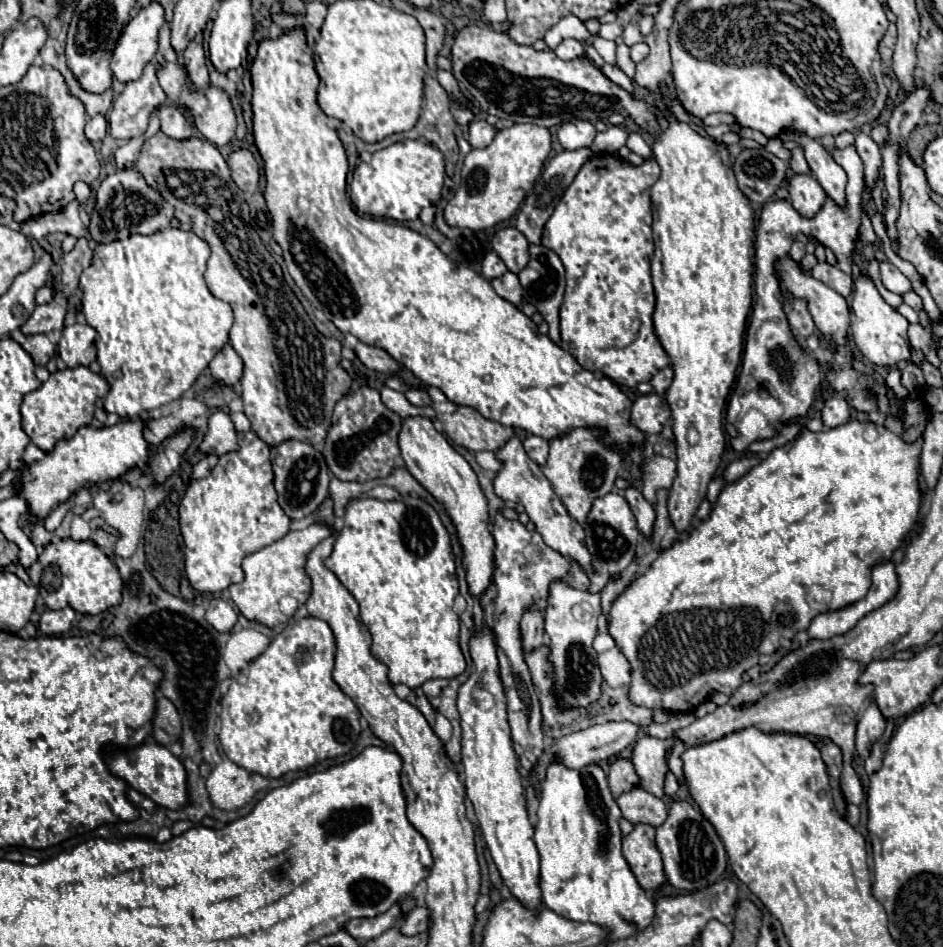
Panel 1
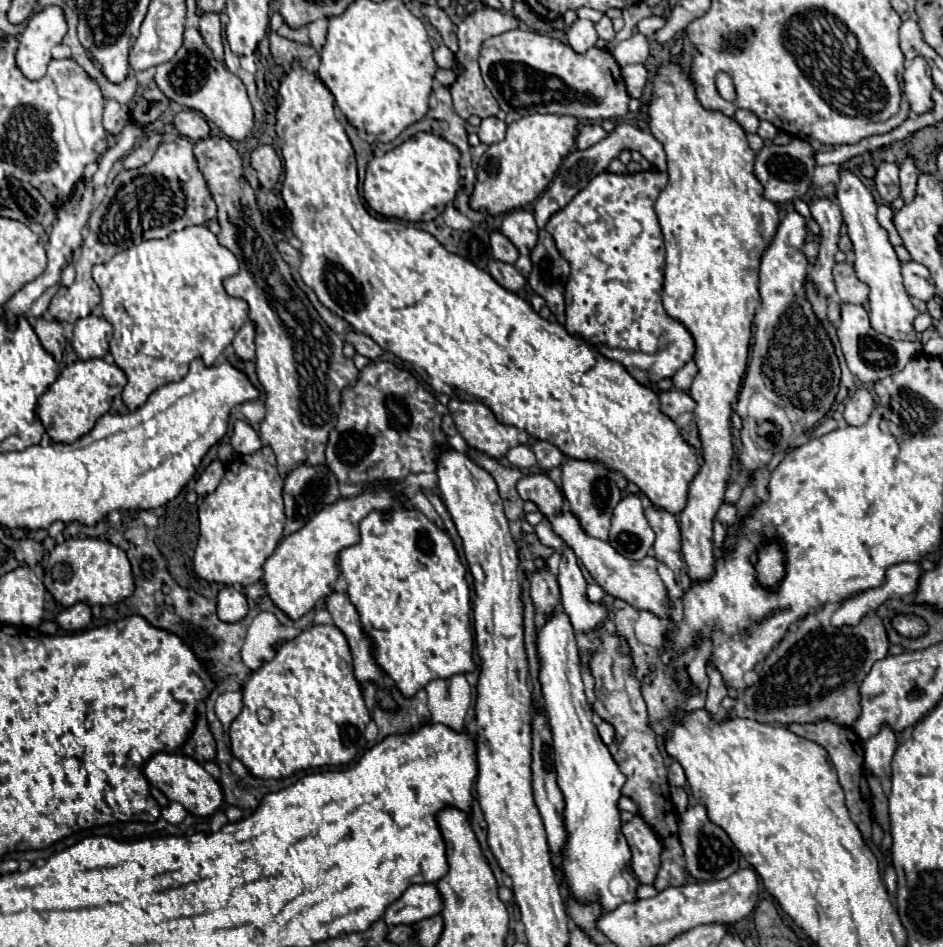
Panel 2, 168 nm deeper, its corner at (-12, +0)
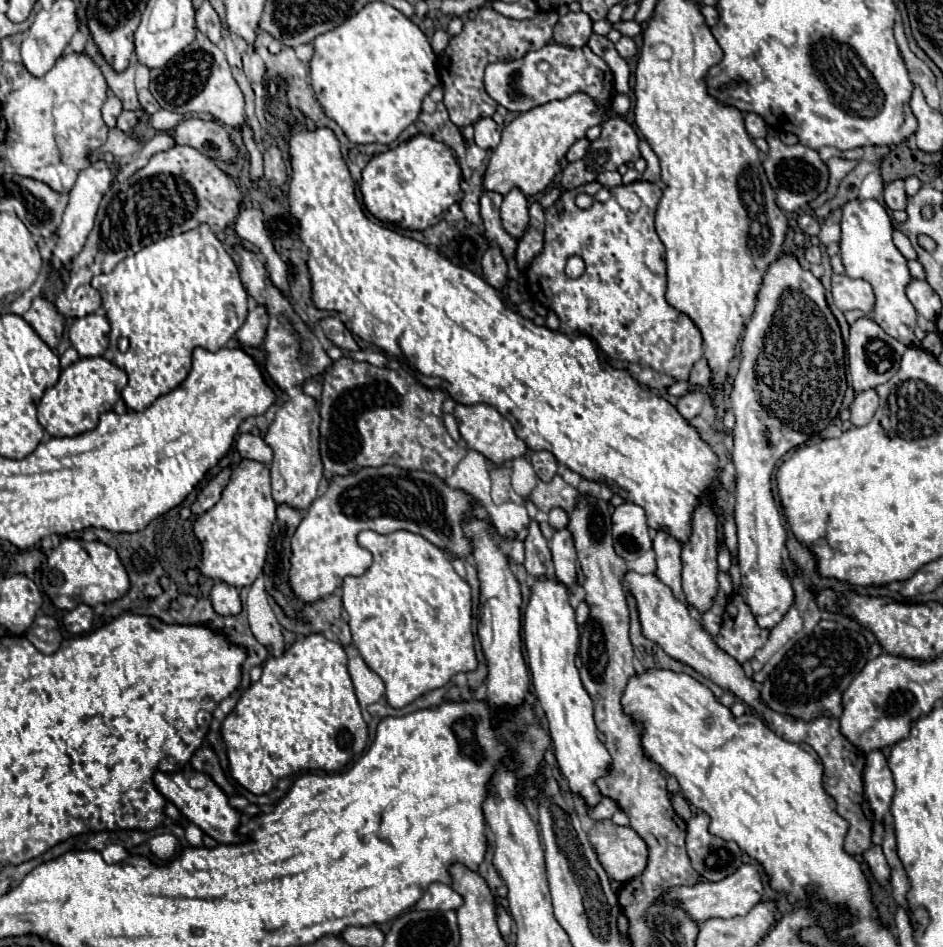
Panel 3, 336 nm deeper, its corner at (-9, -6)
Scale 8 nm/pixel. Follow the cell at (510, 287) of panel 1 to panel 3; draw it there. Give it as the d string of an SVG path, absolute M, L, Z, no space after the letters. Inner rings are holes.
M492 245L490 249L486 249L486 253L482 257L482 271L484 271L486 283L490 283L494 289L502 289L506 285L508 267L506 267L506 259L504 259L500 247Z

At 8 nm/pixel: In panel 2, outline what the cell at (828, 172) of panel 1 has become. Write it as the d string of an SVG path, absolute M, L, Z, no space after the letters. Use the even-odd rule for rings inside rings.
M839 171L839 183L837 183L837 195L835 195L843 221L847 223L849 237L853 241L853 253L855 253L855 273L857 277L869 285L869 317L871 327L887 335L895 341L917 341L917 333L913 327L913 319L919 315L919 311L913 307L911 297L907 295L903 287L901 277L901 263L889 243L889 237L885 229L877 223L877 203L871 195L871 191L861 183L861 179L853 171Z

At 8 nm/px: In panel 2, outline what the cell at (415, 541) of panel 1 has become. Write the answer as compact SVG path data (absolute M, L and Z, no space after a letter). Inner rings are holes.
M393 507L385 513L371 511L361 521L361 541L341 551L339 571L347 581L349 599L361 615L365 633L375 641L375 659L379 667L397 683L405 697L413 697L437 677L449 679L457 673L465 675L475 669L469 621L471 595L465 567L447 531L439 529L421 511L405 507Z

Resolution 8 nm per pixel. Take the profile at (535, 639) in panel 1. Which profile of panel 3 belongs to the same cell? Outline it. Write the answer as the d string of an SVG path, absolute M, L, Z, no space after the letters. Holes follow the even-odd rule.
M534 519L528 525L528 537L524 541L524 549L526 549L526 561L524 561L526 571L536 577L546 575L548 569L552 567L552 555L550 555L548 541L540 533L538 521Z

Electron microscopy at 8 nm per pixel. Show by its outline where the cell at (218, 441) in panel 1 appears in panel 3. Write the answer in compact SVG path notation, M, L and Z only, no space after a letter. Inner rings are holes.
M242 433L236 441L236 449L246 459L254 459L264 465L272 463L272 449L264 443L262 437L256 437L252 433Z

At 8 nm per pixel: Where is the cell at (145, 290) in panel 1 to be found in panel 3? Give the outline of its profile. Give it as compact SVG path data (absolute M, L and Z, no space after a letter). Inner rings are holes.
M206 223L192 231L154 241L136 255L122 259L112 273L94 277L92 285L100 291L106 317L112 325L109 343L114 363L128 373L128 385L122 389L122 399L134 411L144 411L152 401L176 389L186 379L194 347L218 351L246 321L248 293L240 281L240 271ZM120 337L130 341L126 353L120 353L116 347Z

